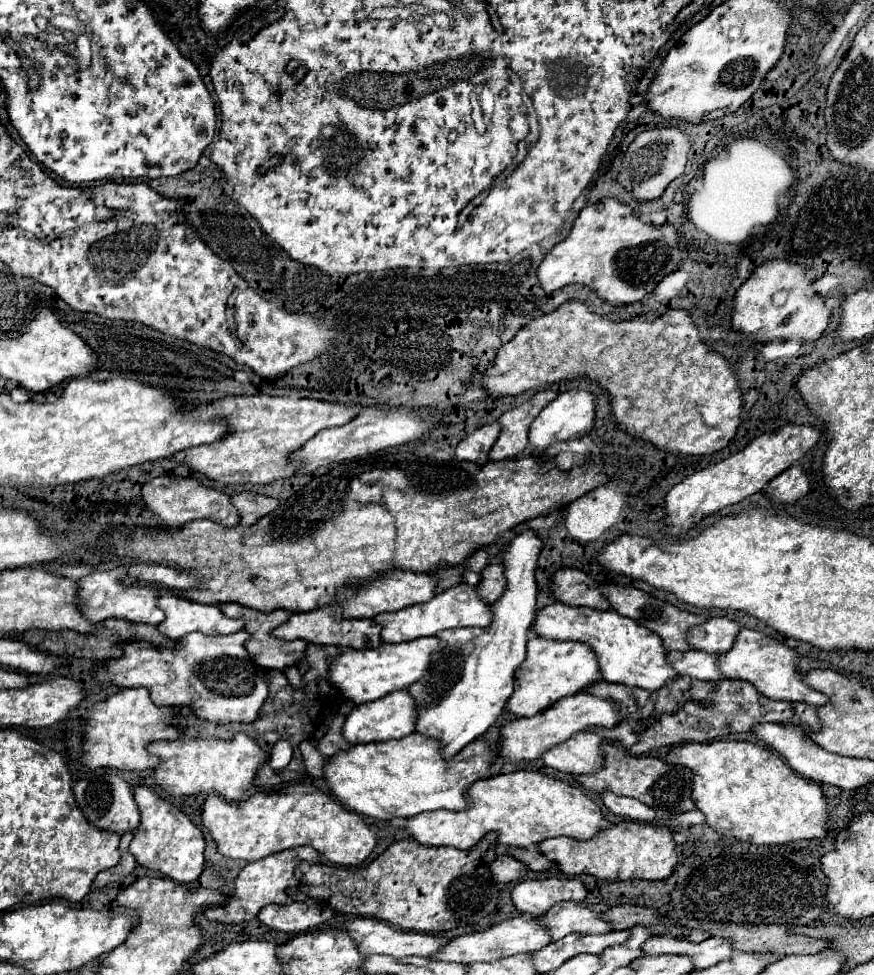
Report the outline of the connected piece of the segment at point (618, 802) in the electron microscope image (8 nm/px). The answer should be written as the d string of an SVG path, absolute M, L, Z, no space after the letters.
M605 791L603 793L603 803L611 813L633 819L633 821L649 823L649 821L655 819L655 811L649 805L645 805L637 799L631 799L631 797L619 797L619 795L613 795L613 793Z

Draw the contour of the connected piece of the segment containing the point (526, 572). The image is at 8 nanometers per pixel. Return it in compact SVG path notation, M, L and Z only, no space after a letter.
M531 529L519 533L505 549L503 553L503 567L505 567L505 593L491 603L491 613L493 613L493 623L485 629L477 631L441 631L435 637L441 641L437 651L431 655L431 665L425 671L425 675L411 683L407 691L415 699L417 705L417 723L415 731L421 733L423 737L433 737L437 743L441 743L441 755L443 759L449 759L457 755L467 743L475 741L481 737L501 715L507 699L513 693L513 677L515 669L523 663L525 659L525 645L527 645L527 631L533 623L535 617L535 595L537 595L537 583L535 583L535 567L537 567L537 557L543 549L543 541L539 535Z

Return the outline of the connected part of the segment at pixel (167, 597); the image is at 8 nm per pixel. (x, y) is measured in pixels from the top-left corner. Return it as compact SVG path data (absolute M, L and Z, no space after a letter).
M171 593L159 595L157 605L165 613L165 621L159 623L157 629L173 641L193 631L207 635L229 635L243 629L243 621L225 617L219 605L201 605Z

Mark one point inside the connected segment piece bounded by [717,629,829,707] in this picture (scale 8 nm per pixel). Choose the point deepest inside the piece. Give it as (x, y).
(769, 665)

